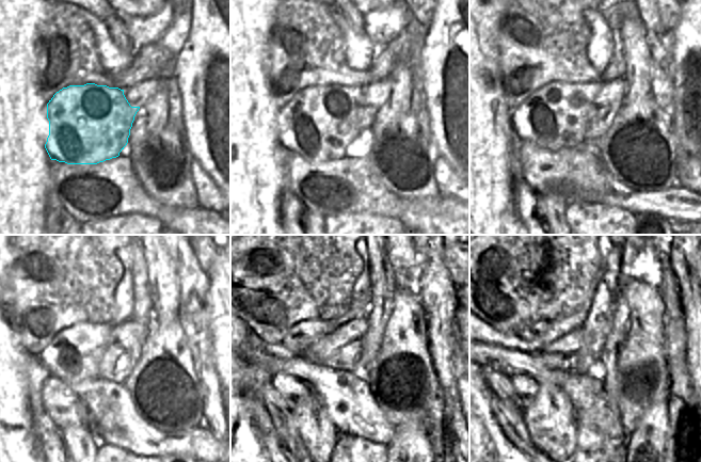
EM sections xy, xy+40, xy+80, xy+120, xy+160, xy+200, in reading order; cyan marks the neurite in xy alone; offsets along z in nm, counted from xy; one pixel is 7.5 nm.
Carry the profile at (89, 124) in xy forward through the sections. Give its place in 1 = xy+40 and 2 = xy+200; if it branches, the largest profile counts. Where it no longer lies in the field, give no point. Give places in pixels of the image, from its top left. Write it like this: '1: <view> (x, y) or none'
1: xy+40 (318, 124)
2: xy+200 (557, 329)

